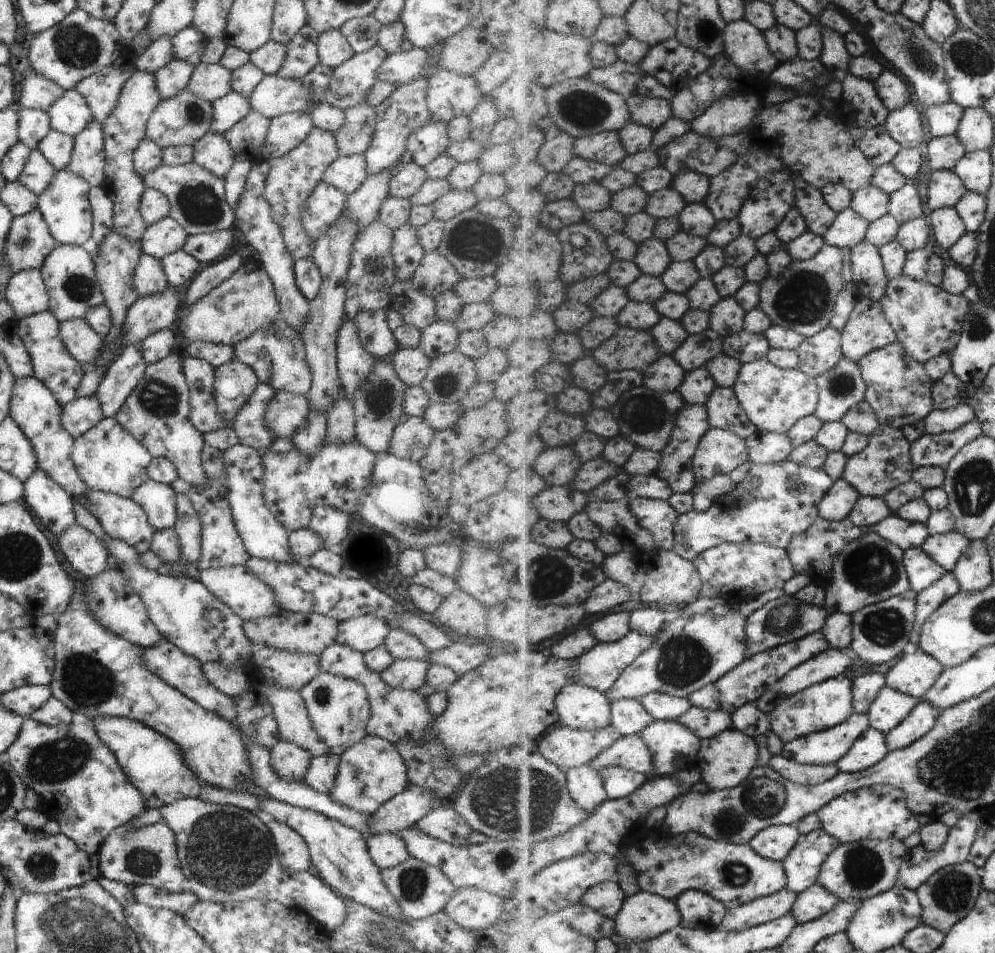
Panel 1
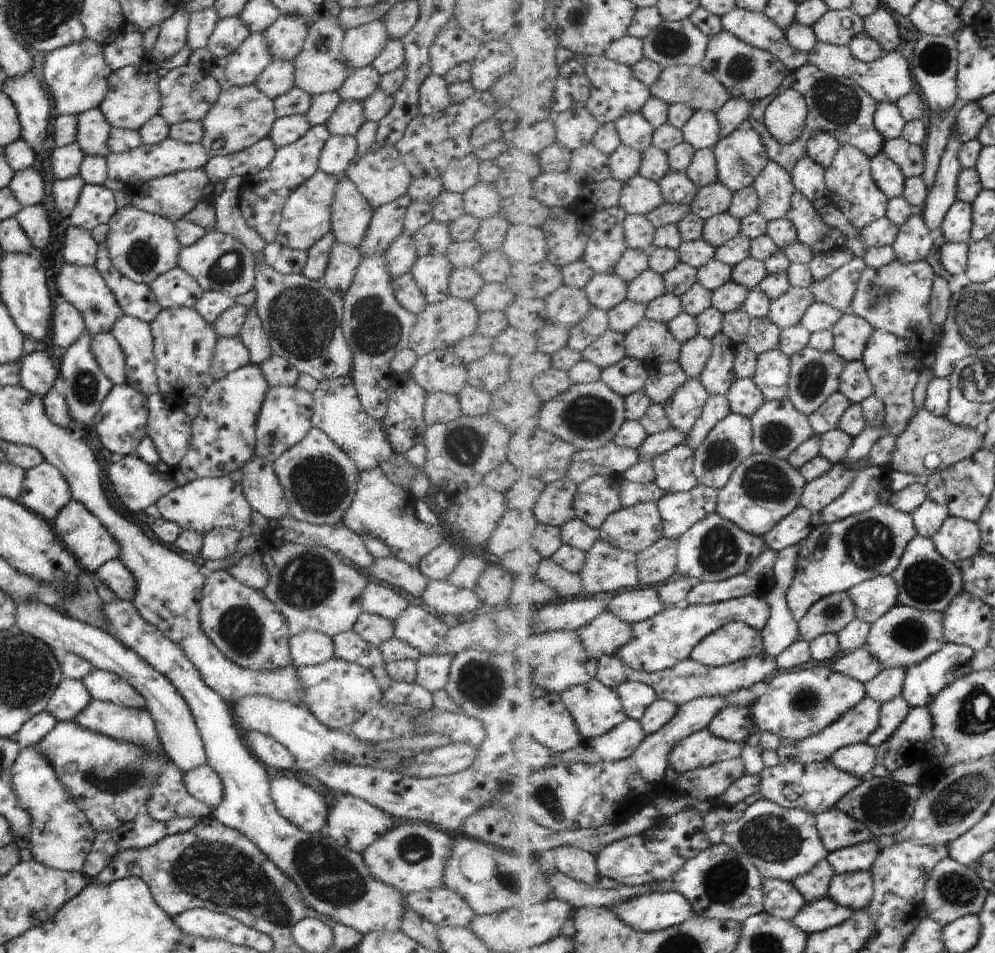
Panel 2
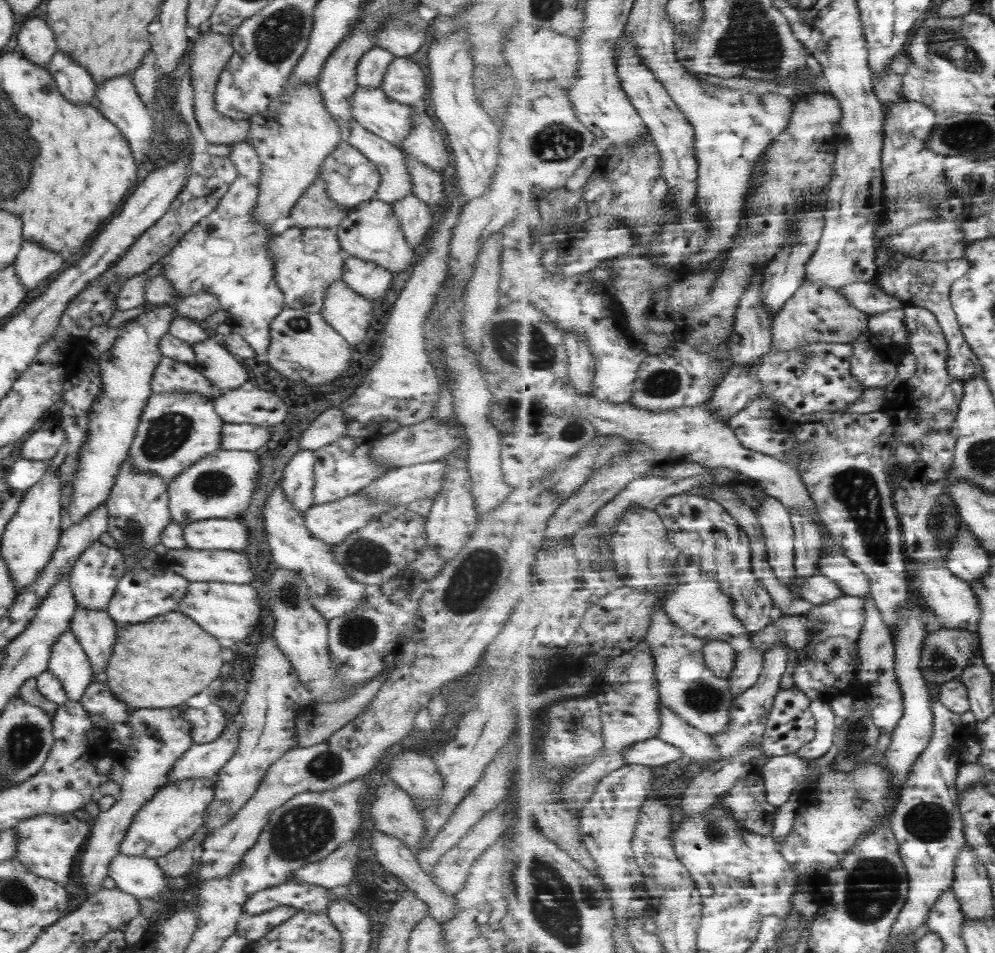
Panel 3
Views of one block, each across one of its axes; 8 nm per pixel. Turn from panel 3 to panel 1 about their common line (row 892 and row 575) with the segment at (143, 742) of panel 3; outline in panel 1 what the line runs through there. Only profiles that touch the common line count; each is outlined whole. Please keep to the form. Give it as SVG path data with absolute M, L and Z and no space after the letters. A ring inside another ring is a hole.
M75 523L56 536L57 546L67 562L83 577L95 578L107 569L105 547L89 530Z

